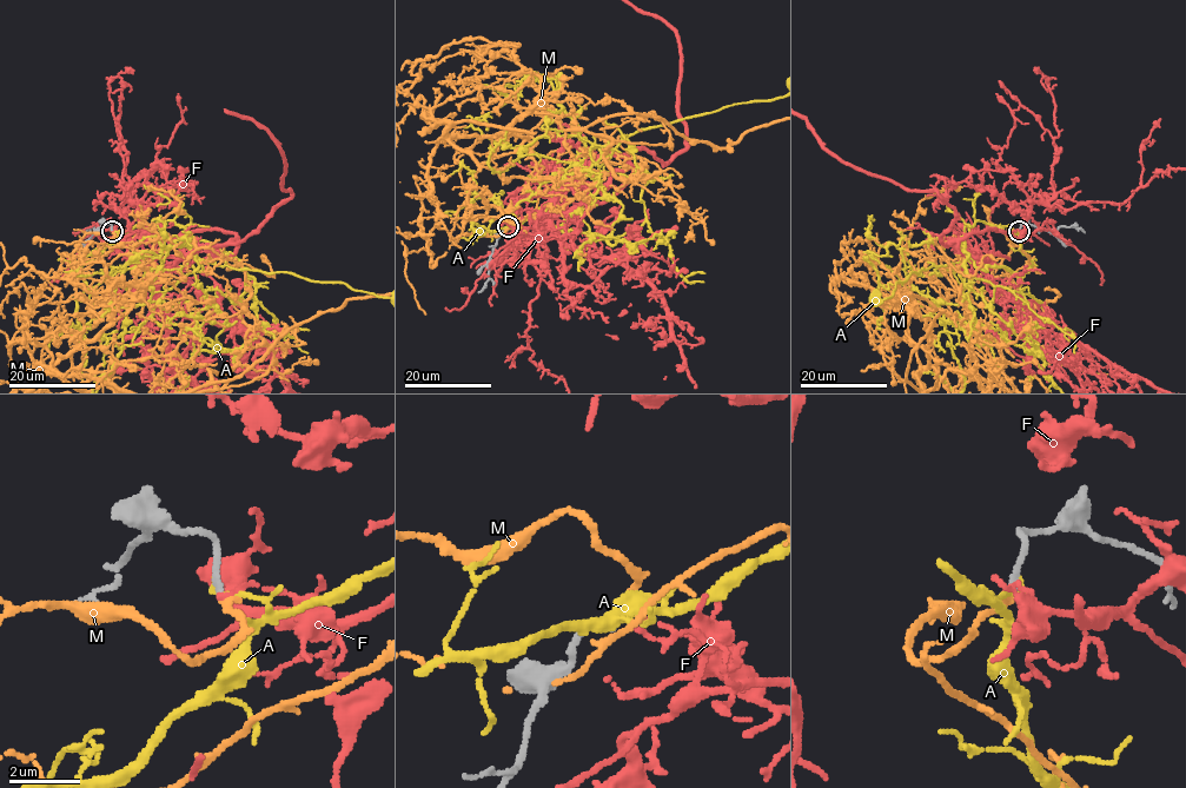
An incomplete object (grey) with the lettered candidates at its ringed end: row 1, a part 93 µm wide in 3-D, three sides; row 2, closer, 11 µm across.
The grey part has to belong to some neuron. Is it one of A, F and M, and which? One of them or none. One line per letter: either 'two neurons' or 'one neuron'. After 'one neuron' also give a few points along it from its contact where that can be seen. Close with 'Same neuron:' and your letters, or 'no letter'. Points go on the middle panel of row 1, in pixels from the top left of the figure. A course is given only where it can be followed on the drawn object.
A: two neurons
F: two neurons
M: one neuron
Same neuron: M

